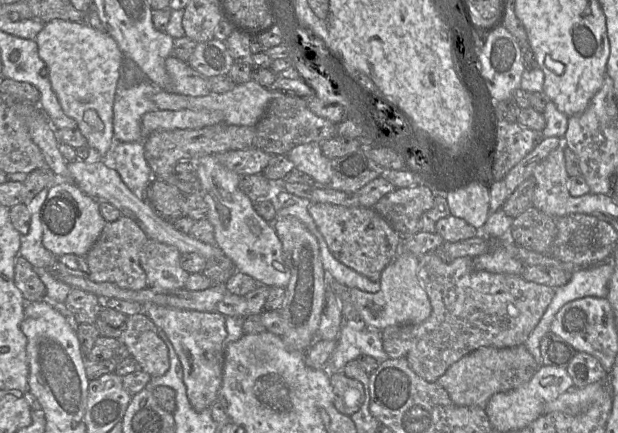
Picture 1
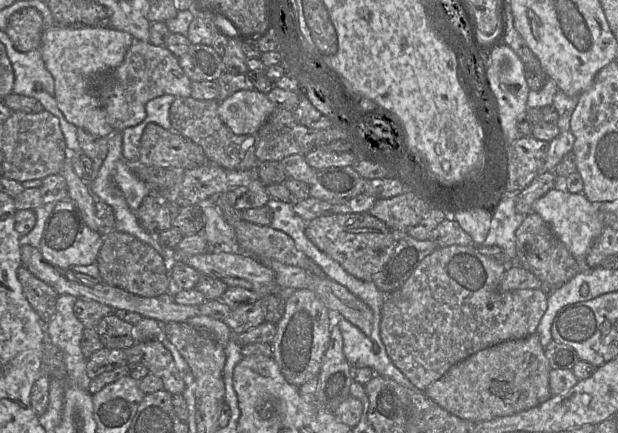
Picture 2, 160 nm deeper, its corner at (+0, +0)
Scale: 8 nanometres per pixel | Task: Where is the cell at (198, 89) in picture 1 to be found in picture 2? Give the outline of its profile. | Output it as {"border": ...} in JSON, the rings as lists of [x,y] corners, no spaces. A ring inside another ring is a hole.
{"border":[[[134,39],[123,62],[105,75],[98,85],[107,121],[115,131],[141,123],[146,117],[145,105],[151,99],[162,95],[191,96],[192,81],[180,66],[178,58],[164,46]]]}

